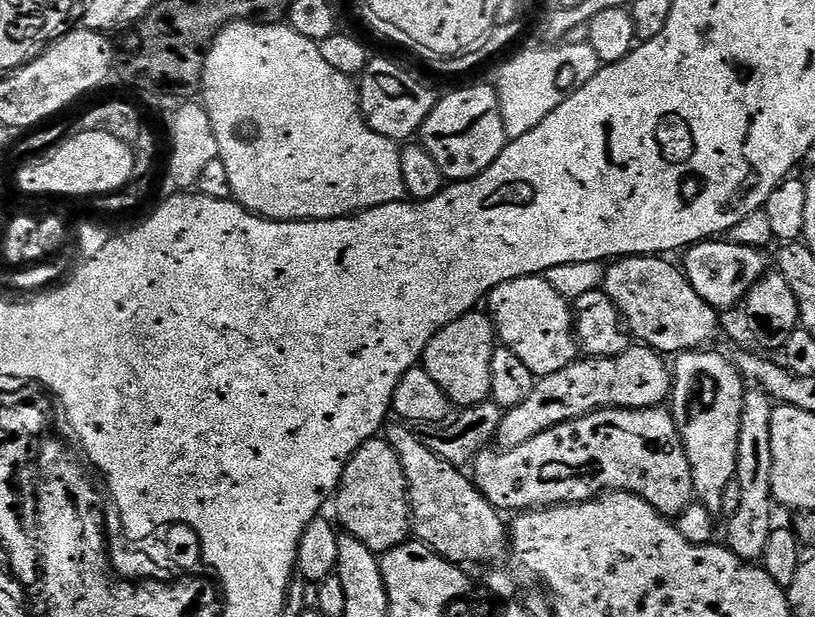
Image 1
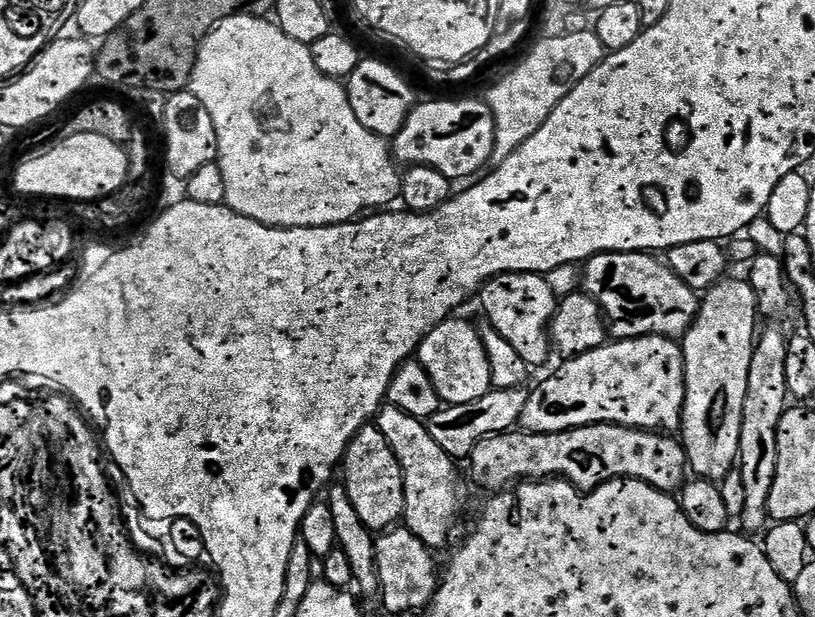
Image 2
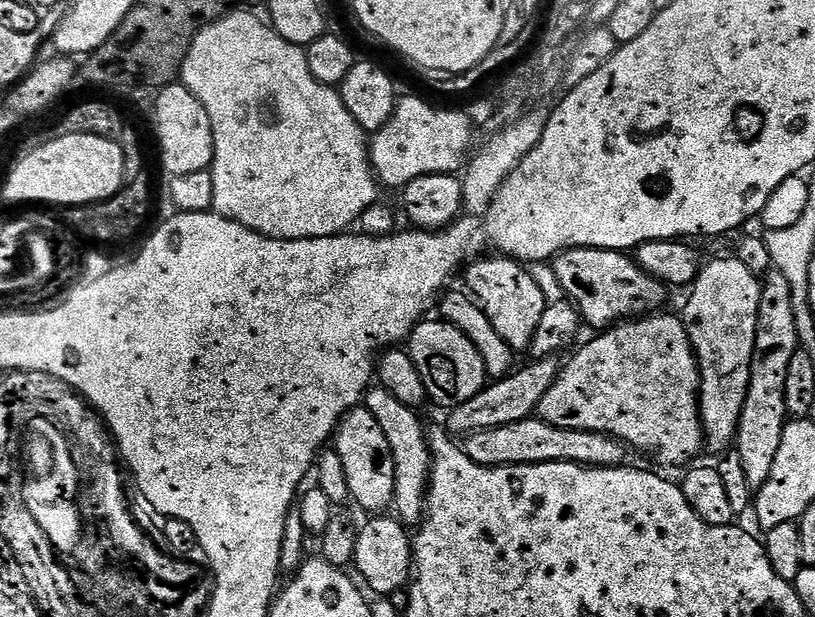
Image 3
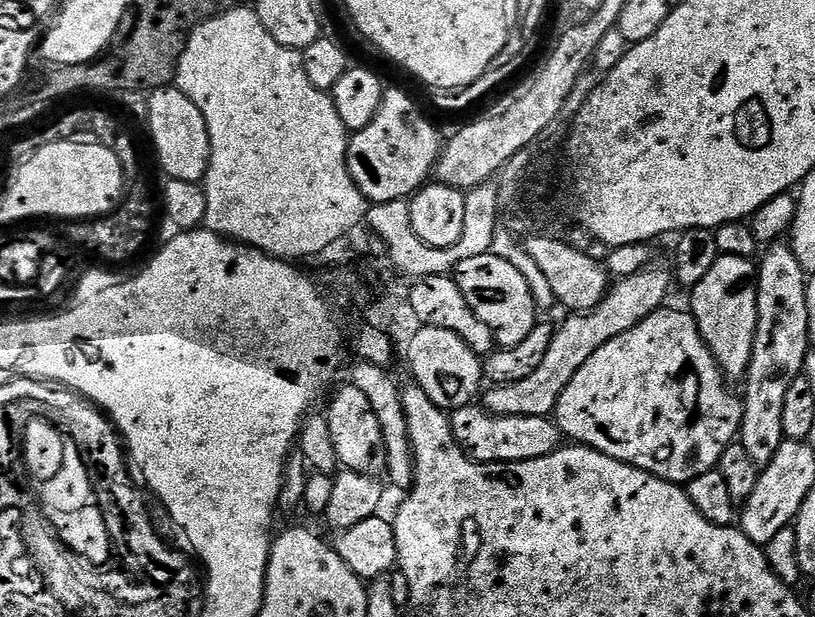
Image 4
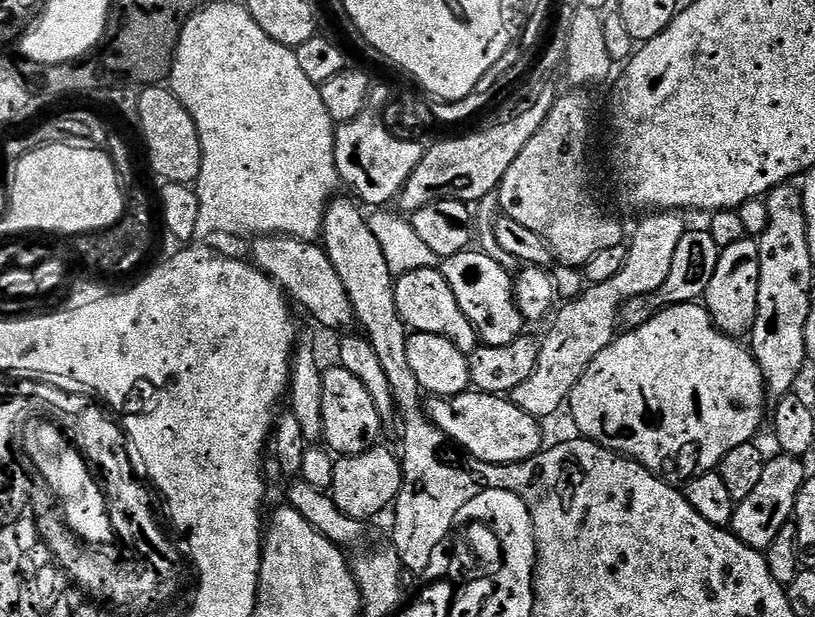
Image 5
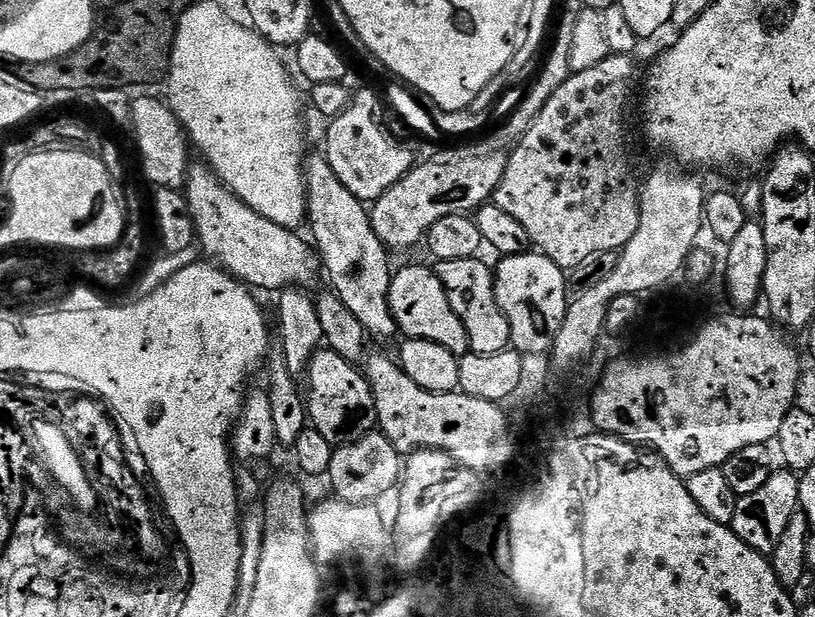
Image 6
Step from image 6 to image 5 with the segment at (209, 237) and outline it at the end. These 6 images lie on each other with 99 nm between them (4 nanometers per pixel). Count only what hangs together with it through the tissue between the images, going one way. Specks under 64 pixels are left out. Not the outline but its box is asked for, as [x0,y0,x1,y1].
[251,236,356,328]

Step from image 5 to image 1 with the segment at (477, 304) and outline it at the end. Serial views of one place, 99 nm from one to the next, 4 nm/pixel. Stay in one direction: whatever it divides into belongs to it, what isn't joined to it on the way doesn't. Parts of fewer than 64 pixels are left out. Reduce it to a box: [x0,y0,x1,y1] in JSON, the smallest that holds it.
[486,275,581,376]

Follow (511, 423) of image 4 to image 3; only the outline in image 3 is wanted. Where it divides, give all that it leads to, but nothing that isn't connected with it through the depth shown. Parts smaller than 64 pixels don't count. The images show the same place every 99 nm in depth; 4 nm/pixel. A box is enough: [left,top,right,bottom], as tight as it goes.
[463,418,625,468]

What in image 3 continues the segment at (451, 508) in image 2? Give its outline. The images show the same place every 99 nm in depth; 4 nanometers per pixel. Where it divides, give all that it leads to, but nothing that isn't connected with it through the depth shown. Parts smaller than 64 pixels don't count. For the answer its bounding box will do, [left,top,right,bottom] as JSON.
[362,386,432,526]

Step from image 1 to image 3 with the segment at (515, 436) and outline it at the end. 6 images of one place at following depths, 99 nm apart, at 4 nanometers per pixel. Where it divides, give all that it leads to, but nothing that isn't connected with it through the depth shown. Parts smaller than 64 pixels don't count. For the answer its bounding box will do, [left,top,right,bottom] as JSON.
[538,314,705,465]

